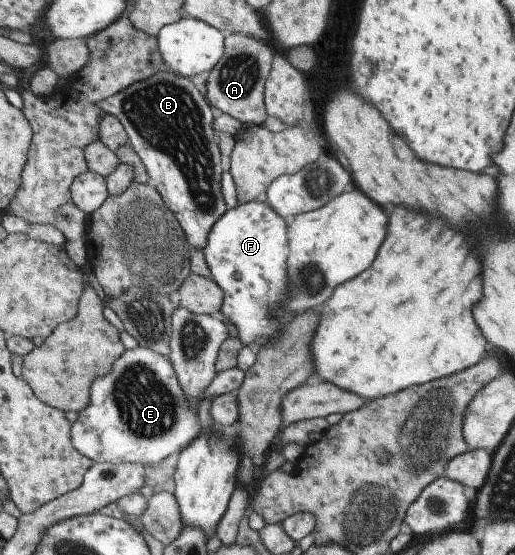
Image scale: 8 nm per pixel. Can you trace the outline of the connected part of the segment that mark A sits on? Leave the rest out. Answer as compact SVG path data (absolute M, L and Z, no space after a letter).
M227 34L225 54L207 77L206 96L211 105L242 123L252 123L258 127L264 125L269 115L265 104L265 87L272 71L274 56L274 51L258 38L244 34Z

